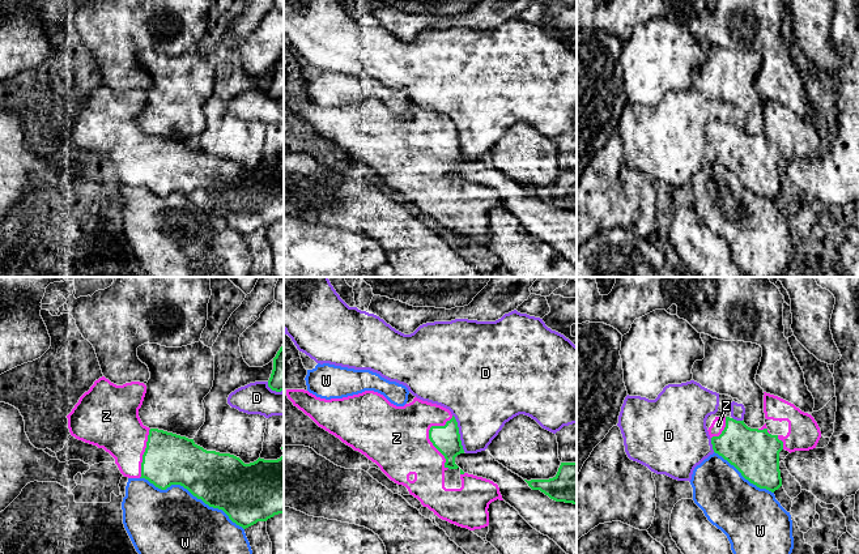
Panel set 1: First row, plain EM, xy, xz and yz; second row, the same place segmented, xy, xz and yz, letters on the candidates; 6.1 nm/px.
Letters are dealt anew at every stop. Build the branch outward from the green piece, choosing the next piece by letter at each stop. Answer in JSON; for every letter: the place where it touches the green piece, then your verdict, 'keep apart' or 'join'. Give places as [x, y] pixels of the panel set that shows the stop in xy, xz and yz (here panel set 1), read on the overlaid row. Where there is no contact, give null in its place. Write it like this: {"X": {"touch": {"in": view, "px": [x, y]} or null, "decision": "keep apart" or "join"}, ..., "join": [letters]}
{"D": {"touch": {"in": "xz", "px": [458, 433]}, "decision": "keep apart"}, "W": {"touch": {"in": "xy", "px": [192, 494]}, "decision": "keep apart"}, "Z": {"touch": {"in": "xz", "px": [429, 438]}, "decision": "join"}, "join": ["Z"]}

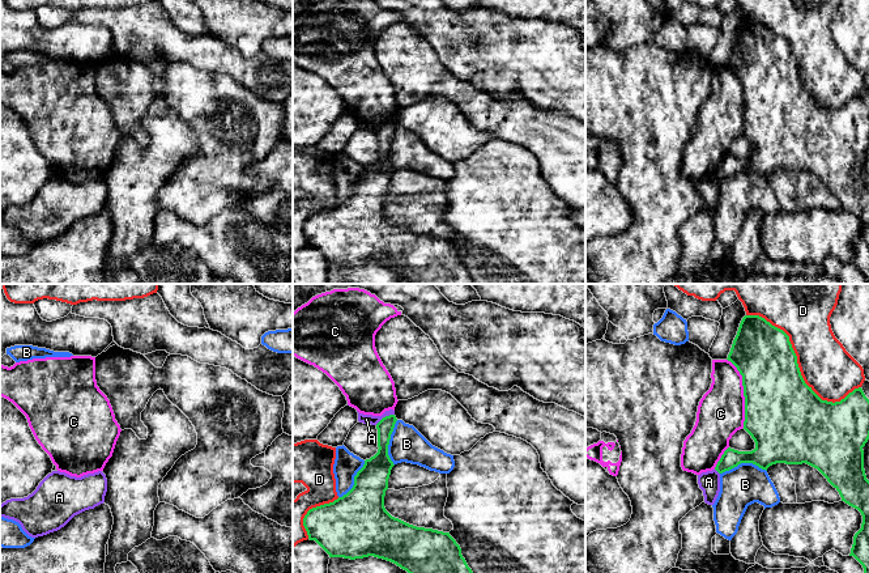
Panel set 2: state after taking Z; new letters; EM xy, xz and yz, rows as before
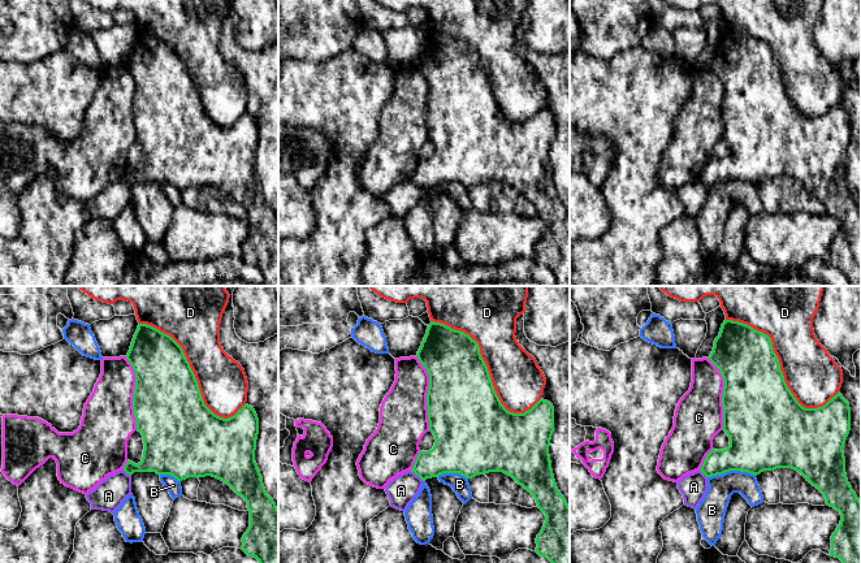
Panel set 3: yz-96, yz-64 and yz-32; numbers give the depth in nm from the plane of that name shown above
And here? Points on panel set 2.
{"A": {"touch": {"in": "xz", "px": [386, 416]}, "decision": "keep apart"}, "B": {"touch": {"in": "yz", "px": [742, 462]}, "decision": "keep apart"}, "C": {"touch": {"in": "yz", "px": [744, 393]}, "decision": "keep apart"}, "D": {"touch": {"in": "yz", "px": [797, 366]}, "decision": "keep apart"}, "join": []}

